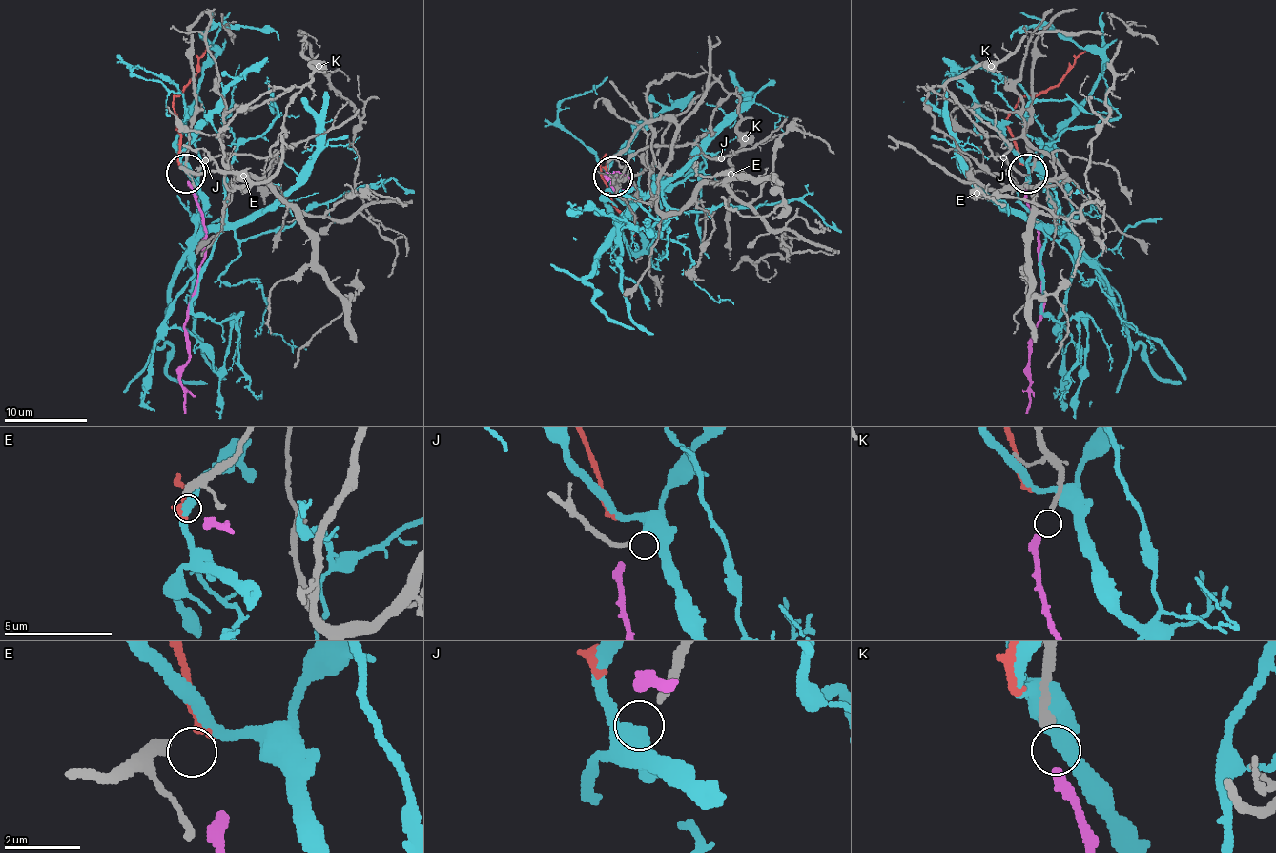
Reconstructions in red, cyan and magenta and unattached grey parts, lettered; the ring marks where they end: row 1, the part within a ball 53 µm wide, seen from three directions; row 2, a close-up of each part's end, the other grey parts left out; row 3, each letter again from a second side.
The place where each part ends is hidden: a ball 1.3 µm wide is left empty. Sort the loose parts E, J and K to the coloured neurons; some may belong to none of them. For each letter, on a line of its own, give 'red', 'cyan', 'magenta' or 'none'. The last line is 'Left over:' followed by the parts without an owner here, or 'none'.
E: red
J: none
K: magenta
Left over: J

